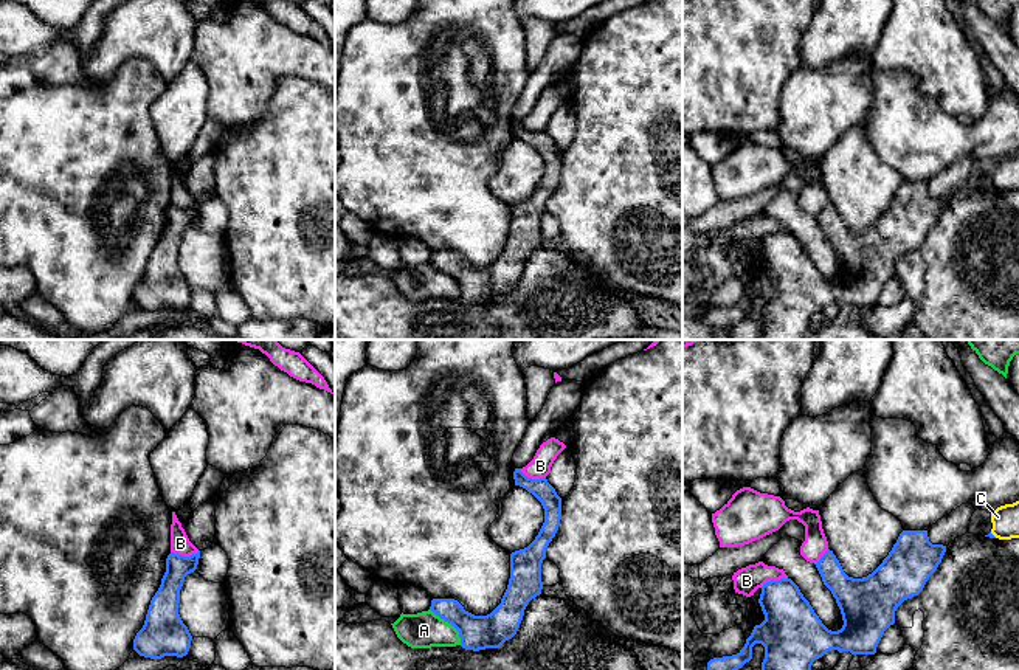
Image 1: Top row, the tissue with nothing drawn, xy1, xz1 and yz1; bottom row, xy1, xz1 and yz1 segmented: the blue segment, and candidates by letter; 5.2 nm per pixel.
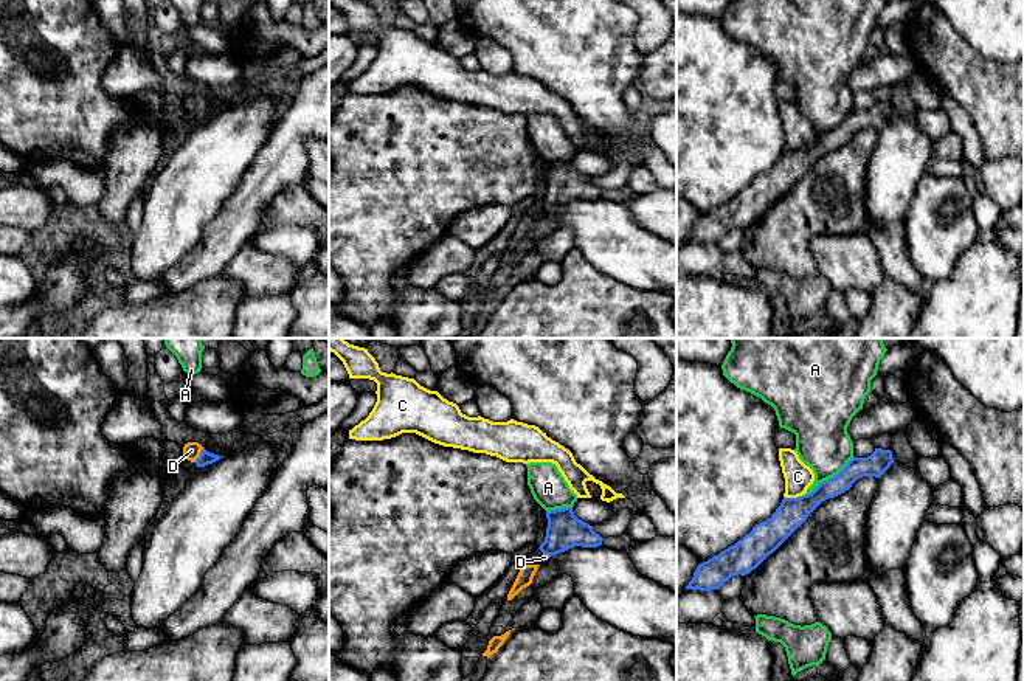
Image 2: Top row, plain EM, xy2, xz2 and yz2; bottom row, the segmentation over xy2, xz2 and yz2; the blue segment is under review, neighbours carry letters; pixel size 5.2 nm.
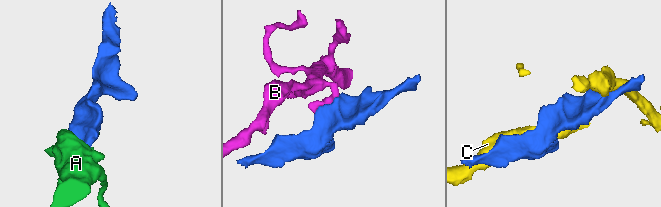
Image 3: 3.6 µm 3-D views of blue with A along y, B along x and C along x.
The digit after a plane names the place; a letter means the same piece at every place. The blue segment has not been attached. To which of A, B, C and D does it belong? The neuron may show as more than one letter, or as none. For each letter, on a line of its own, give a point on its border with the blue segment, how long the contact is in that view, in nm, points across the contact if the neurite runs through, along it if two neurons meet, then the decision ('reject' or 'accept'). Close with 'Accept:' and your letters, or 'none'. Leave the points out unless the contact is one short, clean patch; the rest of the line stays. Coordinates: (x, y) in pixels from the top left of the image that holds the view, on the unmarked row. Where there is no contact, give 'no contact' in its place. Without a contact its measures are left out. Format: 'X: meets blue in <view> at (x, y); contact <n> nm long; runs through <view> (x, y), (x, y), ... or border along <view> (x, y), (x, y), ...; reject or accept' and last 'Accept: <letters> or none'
A: meets blue in yz2 at (830, 131); contact 320 nm long; reject
B: meets blue in xy1 at (183, 208); contact 150 nm long; reject
C: meets blue in yz2 at (793, 151); contact 110 nm long; reject
D: meets blue in xy2 at (200, 107); contact 90 nm long; runs through xy2 (205, 110), (200, 107), (191, 103); accept
Accept: D

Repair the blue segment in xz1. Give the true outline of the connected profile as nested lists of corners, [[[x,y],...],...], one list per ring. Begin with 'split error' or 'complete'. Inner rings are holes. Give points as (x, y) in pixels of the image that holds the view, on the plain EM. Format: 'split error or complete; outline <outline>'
complete; outline [[[521,121],[513,124],[515,138],[532,146],[544,161],[544,175],[535,192],[510,206],[510,231],[501,256],[487,268],[475,268],[454,251],[433,251],[430,262],[451,276],[465,302],[499,301],[512,292],[523,273],[527,256],[541,247],[541,216],[561,172],[561,150],[546,130],[527,130]]]

